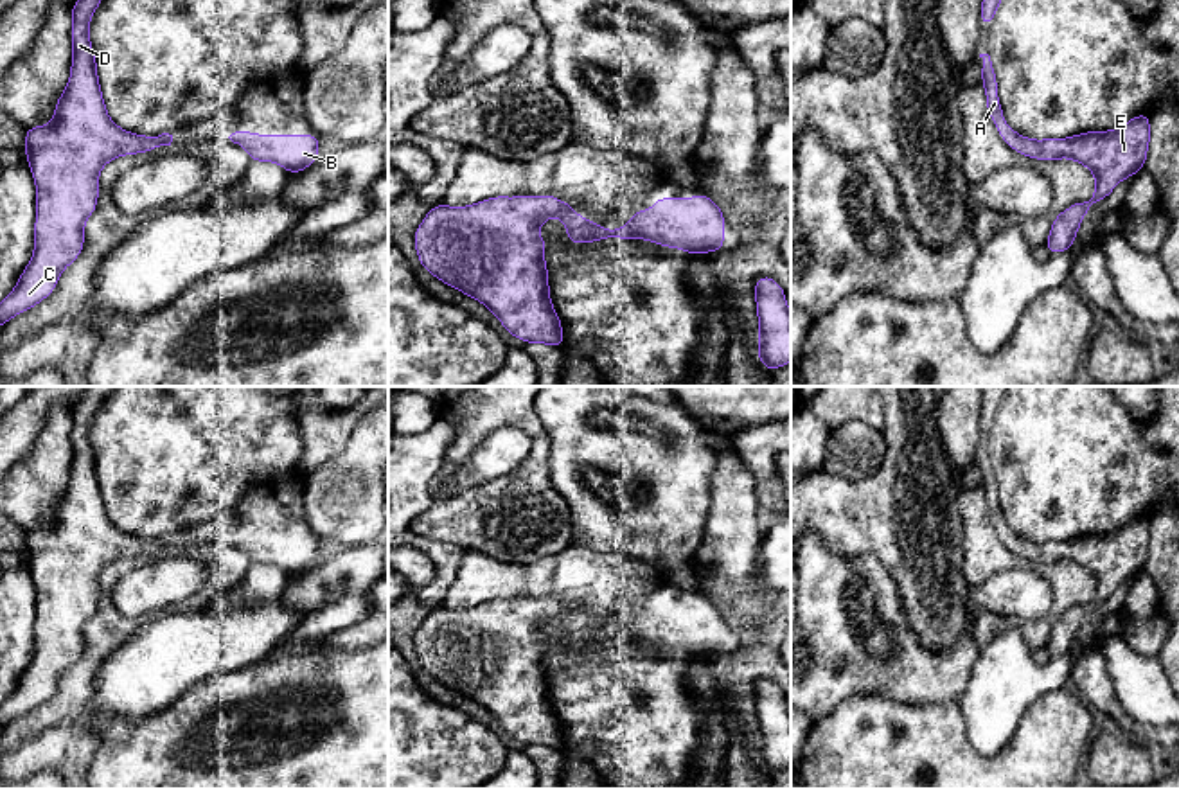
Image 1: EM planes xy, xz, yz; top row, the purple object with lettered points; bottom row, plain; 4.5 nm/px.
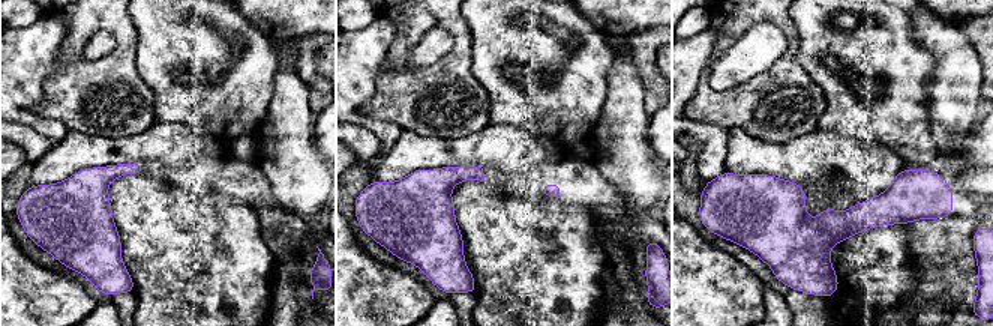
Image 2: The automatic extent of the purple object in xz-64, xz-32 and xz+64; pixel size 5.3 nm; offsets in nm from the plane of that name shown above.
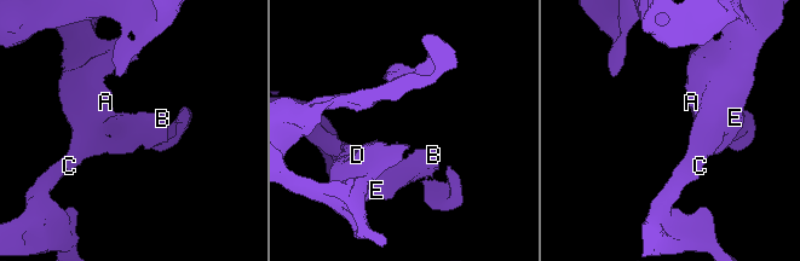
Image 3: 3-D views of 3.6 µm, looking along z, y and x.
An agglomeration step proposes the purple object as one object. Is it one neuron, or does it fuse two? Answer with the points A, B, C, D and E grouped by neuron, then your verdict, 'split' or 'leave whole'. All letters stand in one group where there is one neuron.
groups A B C D E; leave whole

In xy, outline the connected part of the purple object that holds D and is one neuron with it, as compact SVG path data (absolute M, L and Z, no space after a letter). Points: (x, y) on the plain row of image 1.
M86 386L83 399L70 410L72 469L68 487L56 503L50 527L23 530L23 554L36 588L34 654L20 676L18 687L0 705L0 730L45 703L56 692L63 672L83 656L84 625L97 611L101 572L119 559L147 555L173 545L169 536L151 541L126 534L106 514L88 430L102 399L117 388Z

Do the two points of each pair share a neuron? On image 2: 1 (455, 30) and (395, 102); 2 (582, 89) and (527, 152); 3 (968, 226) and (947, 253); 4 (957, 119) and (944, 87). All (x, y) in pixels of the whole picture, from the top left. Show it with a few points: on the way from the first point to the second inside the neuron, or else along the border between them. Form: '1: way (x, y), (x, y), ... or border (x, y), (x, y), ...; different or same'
1: way (459, 53), (417, 96); same
2: border (509, 125), (537, 129), (552, 137), (561, 146); different
3: way (962, 232), (948, 247); same
4: way (953, 111), (951, 95); same

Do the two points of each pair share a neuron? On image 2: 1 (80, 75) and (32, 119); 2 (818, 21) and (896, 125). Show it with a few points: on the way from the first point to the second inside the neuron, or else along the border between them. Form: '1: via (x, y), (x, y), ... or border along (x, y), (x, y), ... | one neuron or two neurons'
1: border along (47, 80), (38, 111), (69, 129) | two neurons
2: via (843, 48), (869, 74), (870, 102) | one neuron

